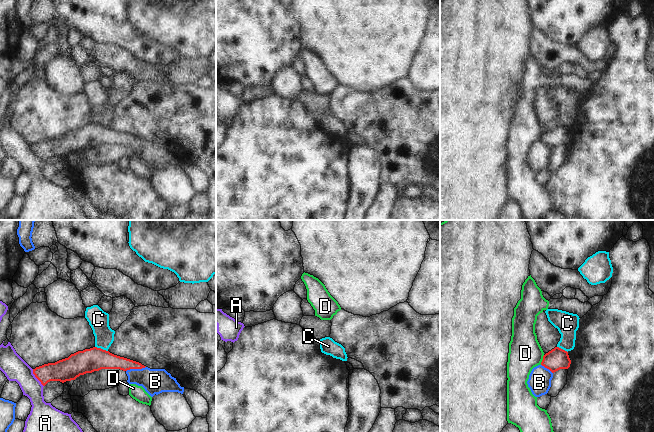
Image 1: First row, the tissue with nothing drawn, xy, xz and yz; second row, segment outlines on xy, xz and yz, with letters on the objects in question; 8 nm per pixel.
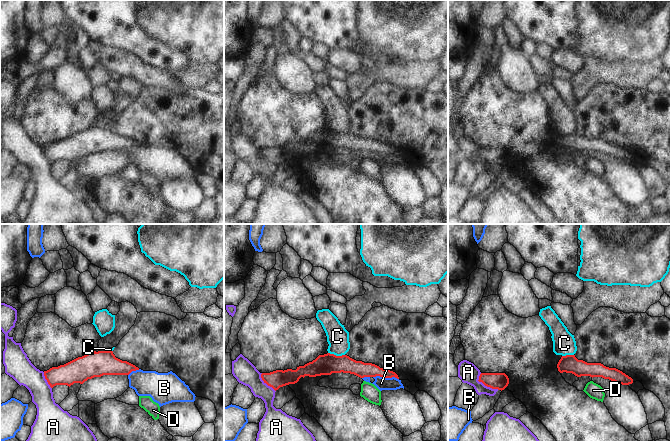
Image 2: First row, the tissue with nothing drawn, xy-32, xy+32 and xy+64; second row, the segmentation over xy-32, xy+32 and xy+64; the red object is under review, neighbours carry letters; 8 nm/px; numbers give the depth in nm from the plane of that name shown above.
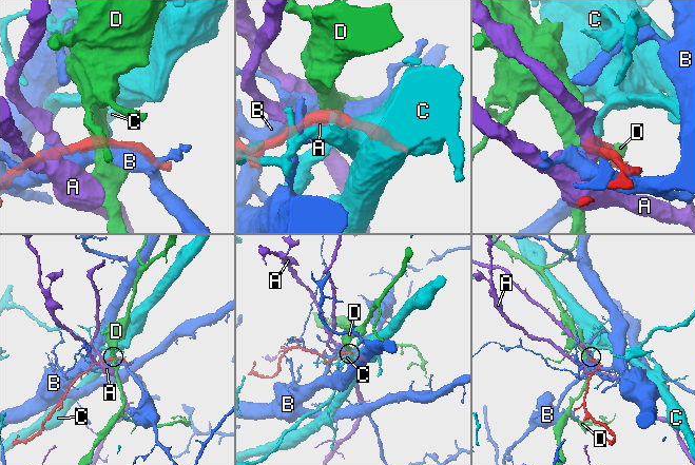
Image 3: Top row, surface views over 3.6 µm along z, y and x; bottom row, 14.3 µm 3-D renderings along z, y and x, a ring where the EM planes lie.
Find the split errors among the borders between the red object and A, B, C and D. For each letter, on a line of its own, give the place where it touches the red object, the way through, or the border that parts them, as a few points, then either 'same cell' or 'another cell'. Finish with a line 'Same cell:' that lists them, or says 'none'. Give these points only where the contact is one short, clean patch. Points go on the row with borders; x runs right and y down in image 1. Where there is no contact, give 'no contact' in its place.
A: meets red in xy at (36, 377); border along xy (32, 369), (35, 377), (43, 386); another cell
B: meets red in xy at (135, 368); another cell
C: meets red in xy at (101, 349); border along xy (95, 346), (107, 351); another cell
D: meets red in yz at (542, 360); border along yz (544, 355), (540, 364); another cell
Same cell: none

